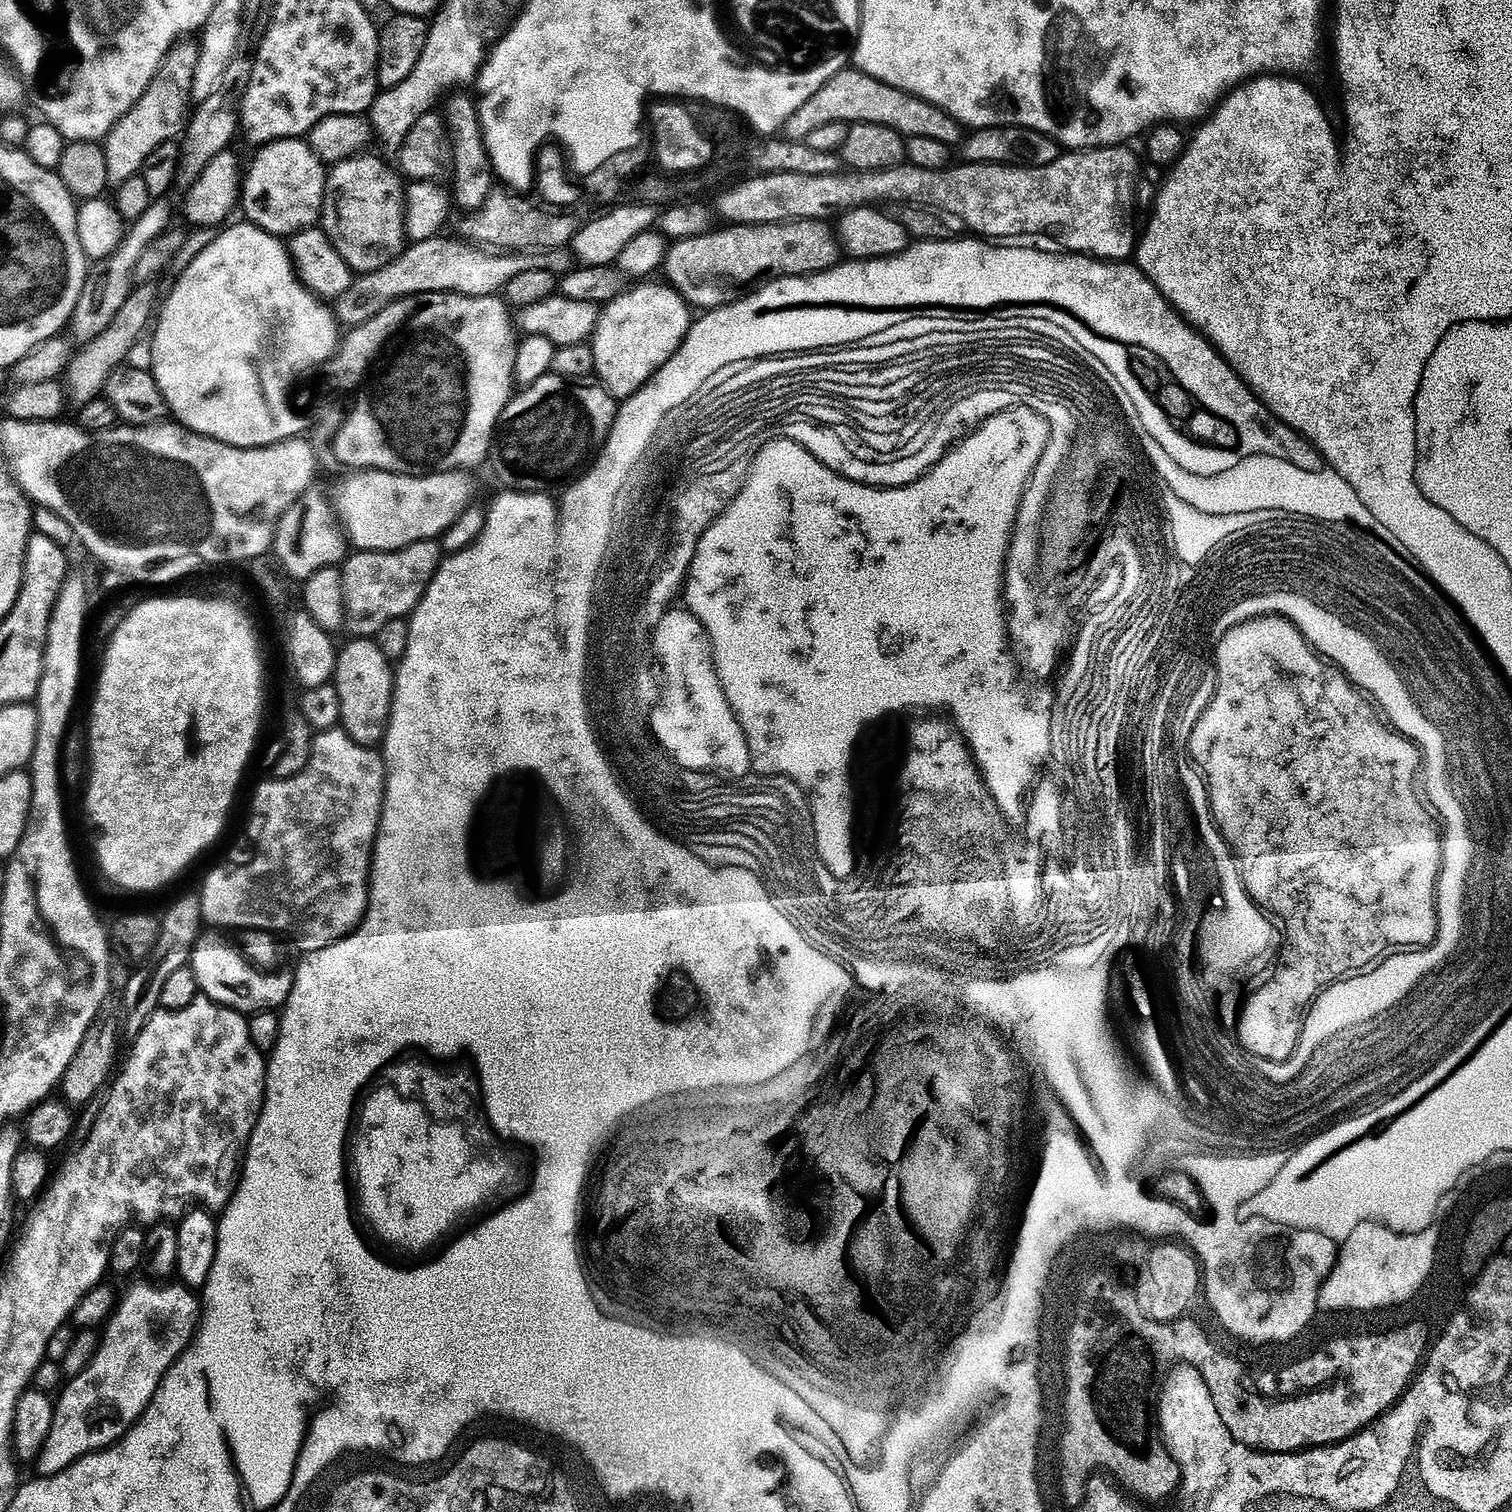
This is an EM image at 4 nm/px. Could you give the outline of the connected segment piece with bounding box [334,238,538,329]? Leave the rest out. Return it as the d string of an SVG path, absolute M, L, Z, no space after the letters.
M417 240L409 243L396 259L377 272L357 275L350 290L335 301L336 319L349 329L359 327L386 310L392 303L409 296L431 292L457 292L463 296L494 296L518 274L537 267L532 254L497 254L460 240Z

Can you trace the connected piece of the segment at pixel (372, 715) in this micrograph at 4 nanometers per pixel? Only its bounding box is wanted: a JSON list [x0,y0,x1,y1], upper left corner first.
[334,638,396,749]

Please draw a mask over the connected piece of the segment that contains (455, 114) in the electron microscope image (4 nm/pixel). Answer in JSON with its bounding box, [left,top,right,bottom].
[446,94,494,214]

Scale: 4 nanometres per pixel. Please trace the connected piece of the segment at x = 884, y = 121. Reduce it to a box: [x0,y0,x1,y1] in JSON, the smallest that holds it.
[782,70,962,146]

